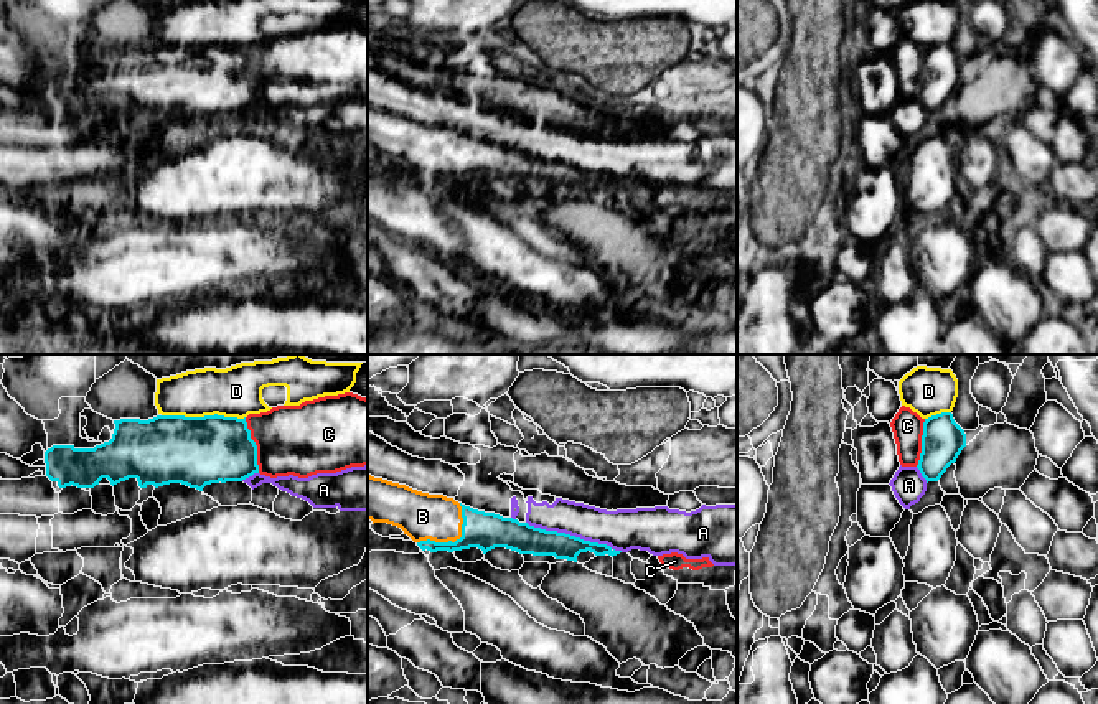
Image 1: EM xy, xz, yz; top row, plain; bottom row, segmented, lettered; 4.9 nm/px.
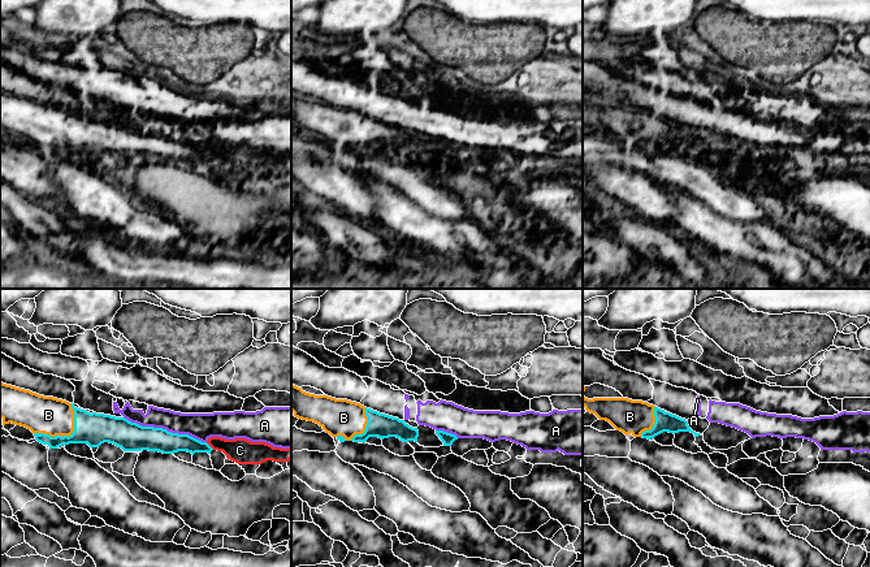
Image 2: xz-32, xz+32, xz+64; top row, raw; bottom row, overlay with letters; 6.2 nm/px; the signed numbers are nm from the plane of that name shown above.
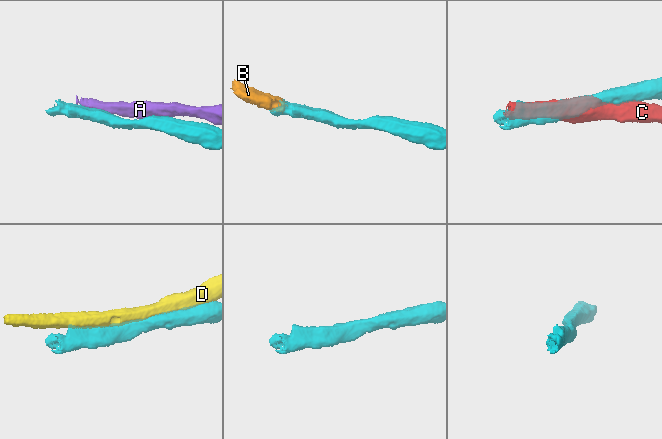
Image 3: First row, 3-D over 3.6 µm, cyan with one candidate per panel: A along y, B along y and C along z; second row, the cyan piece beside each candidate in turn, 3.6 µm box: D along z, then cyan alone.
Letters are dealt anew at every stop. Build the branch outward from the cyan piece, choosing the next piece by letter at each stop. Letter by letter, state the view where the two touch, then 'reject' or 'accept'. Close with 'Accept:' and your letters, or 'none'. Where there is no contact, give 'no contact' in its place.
A: meets cyan in xz; reject
B: meets cyan in xz; accept
C: meets cyan in xy; reject
D: meets cyan in xy; reject
Accept: B

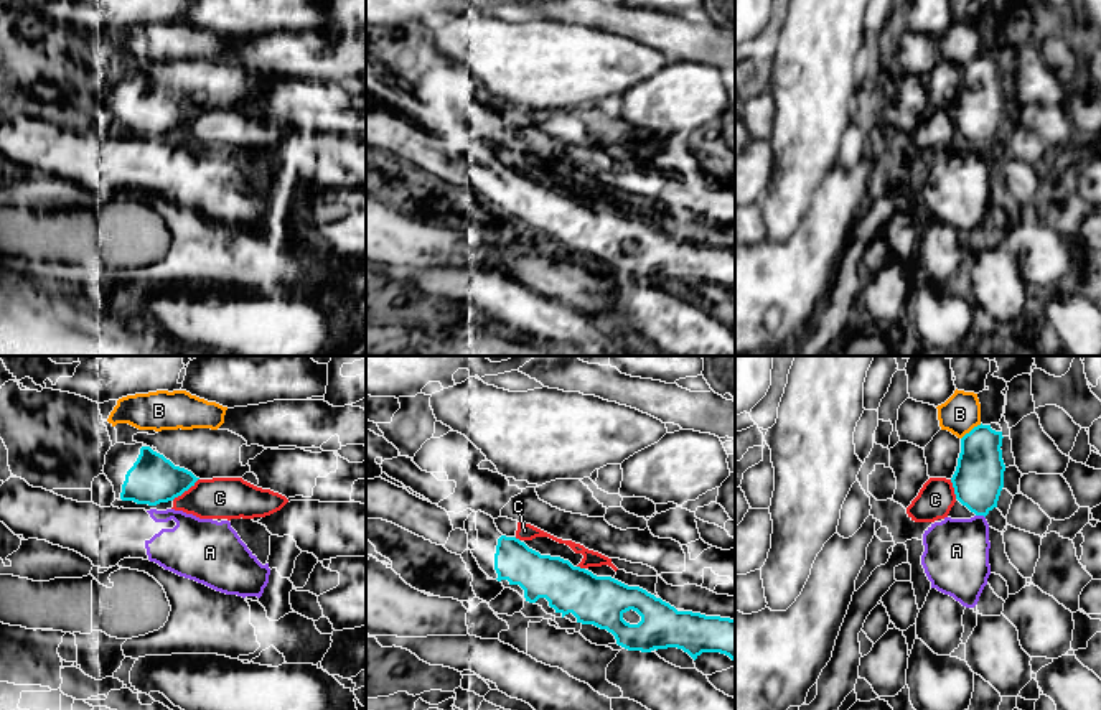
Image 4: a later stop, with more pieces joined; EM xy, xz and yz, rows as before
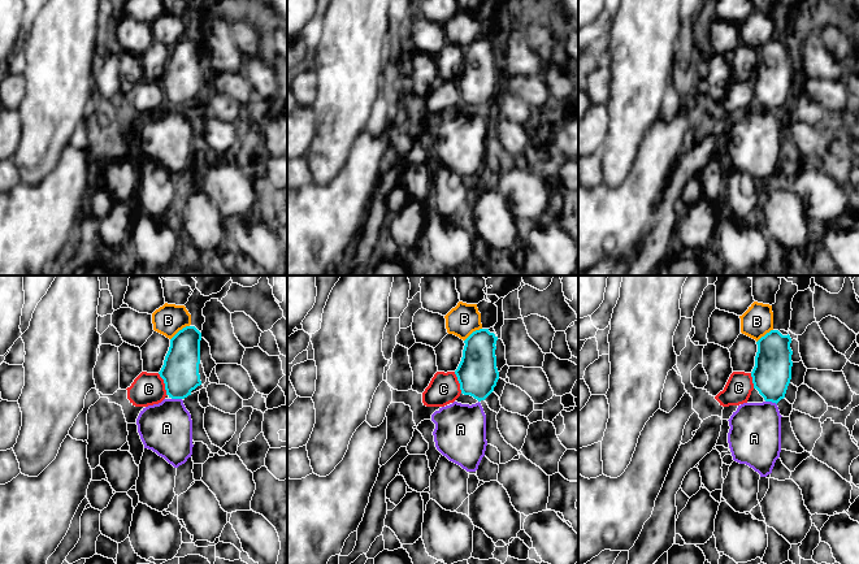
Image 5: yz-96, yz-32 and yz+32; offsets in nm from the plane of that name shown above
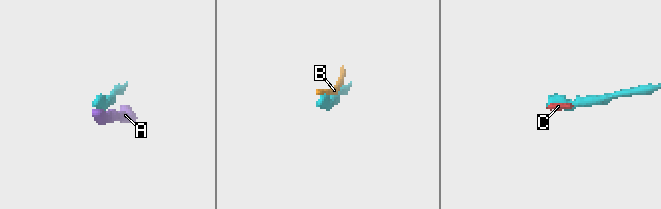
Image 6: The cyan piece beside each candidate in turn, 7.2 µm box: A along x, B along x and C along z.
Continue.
A: meets cyan in yz; reject
B: meets cyan in yz; reject
C: meets cyan in xy; reject
Accept: none

